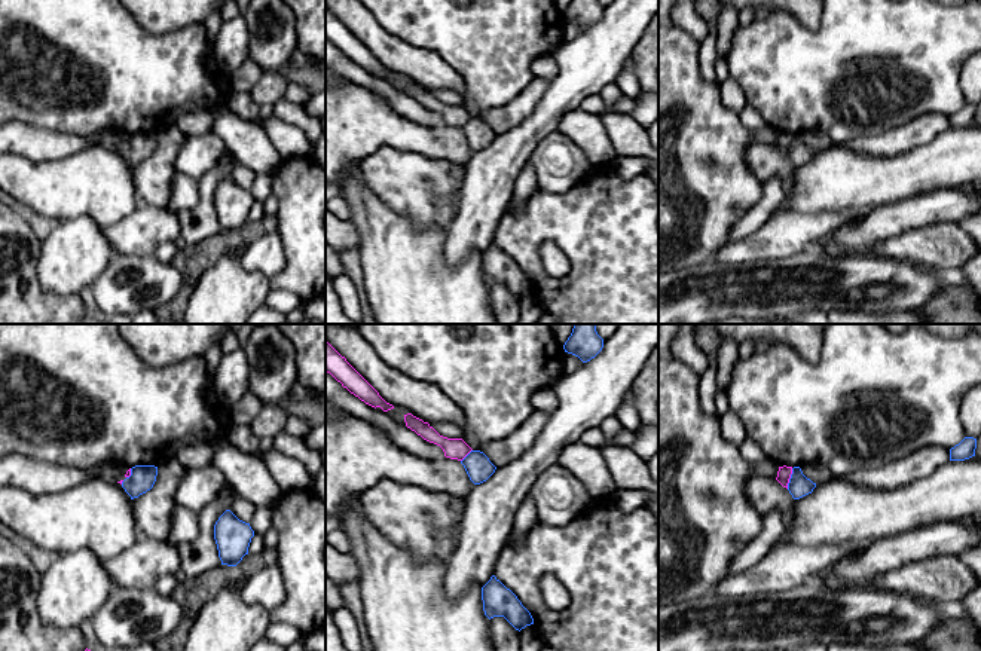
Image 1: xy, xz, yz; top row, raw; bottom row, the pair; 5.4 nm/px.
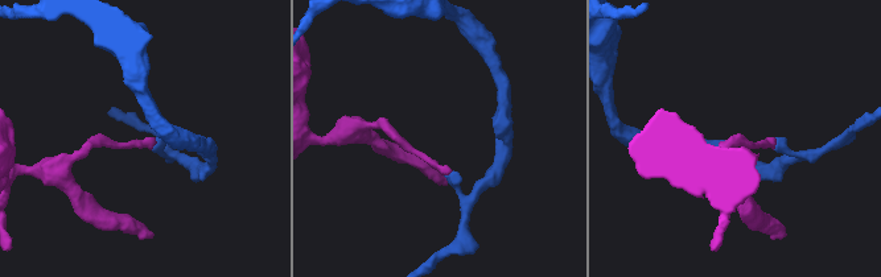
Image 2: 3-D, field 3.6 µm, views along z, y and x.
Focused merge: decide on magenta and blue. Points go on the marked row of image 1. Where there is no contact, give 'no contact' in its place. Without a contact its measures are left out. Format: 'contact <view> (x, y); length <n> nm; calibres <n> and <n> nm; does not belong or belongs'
contact yz (790, 477); length 120 nm; calibres 80 and 120 nm; does not belong

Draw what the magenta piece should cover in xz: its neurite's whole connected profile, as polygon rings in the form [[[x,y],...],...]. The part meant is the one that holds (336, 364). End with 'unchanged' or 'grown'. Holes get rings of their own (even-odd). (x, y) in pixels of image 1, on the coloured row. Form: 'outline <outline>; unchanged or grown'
outline [[[326,340],[326,372],[342,383],[351,394],[372,407],[383,412],[394,409],[379,392]]]; unchanged

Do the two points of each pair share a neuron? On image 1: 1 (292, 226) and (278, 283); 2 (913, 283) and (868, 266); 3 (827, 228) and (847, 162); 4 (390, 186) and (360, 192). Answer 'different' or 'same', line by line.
1: same
2: same
3: different
4: different

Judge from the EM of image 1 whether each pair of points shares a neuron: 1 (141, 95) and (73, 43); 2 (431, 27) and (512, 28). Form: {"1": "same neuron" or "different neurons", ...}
{"1": "same neuron", "2": "same neuron"}

